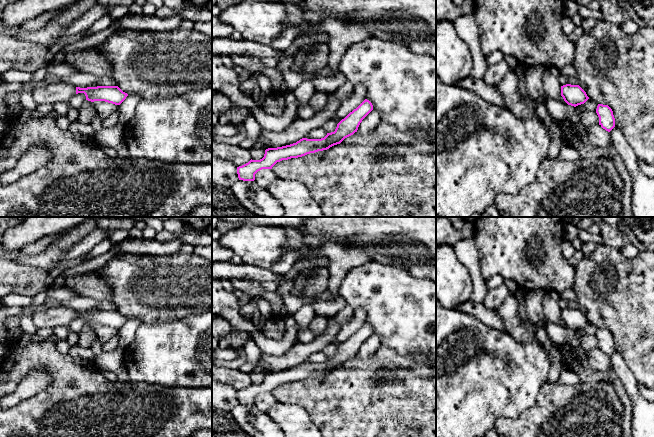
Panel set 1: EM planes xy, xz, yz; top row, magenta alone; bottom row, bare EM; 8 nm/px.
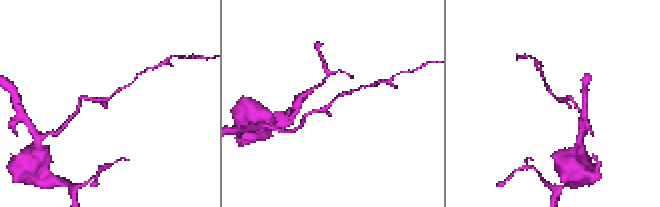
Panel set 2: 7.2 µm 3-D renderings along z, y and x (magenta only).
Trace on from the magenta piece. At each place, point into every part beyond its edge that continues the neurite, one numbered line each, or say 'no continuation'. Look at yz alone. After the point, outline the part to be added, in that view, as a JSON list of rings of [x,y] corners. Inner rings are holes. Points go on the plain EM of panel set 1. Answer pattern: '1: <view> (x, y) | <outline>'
no continuation

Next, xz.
no continuation

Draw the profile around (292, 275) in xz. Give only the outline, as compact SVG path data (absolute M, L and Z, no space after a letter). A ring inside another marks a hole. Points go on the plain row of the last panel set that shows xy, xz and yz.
M321 257L313 260L297 261L290 269L290 271L283 275L283 278L280 282L262 282L260 283L260 285L265 291L276 292L279 285L282 285L289 281L296 281L298 273L301 270L312 267L328 267L329 264L330 260L327 257Z

